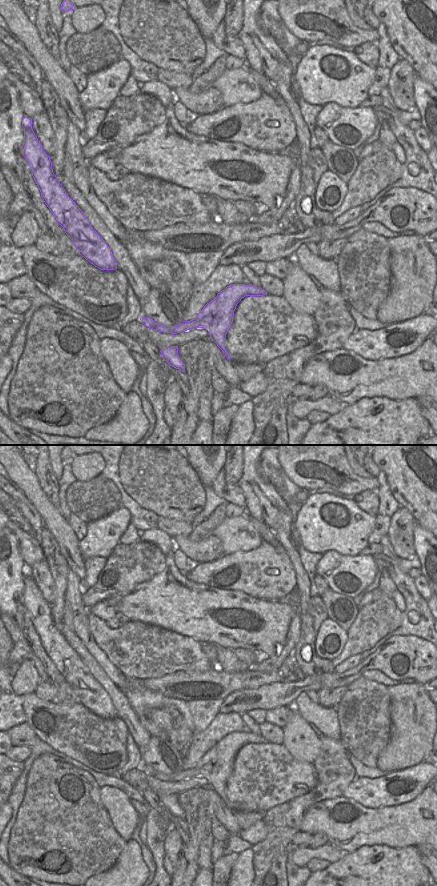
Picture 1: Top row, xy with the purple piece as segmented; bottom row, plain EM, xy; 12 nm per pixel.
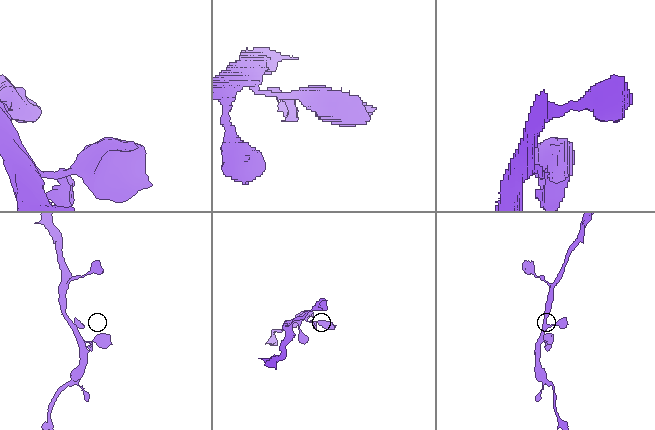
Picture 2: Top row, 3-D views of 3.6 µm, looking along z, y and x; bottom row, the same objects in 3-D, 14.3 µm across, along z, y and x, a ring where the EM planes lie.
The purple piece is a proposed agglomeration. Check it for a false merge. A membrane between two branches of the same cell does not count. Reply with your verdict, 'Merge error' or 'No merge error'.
No merge error.

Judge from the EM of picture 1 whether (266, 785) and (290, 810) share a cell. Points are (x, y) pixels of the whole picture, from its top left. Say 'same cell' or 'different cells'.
different cells

